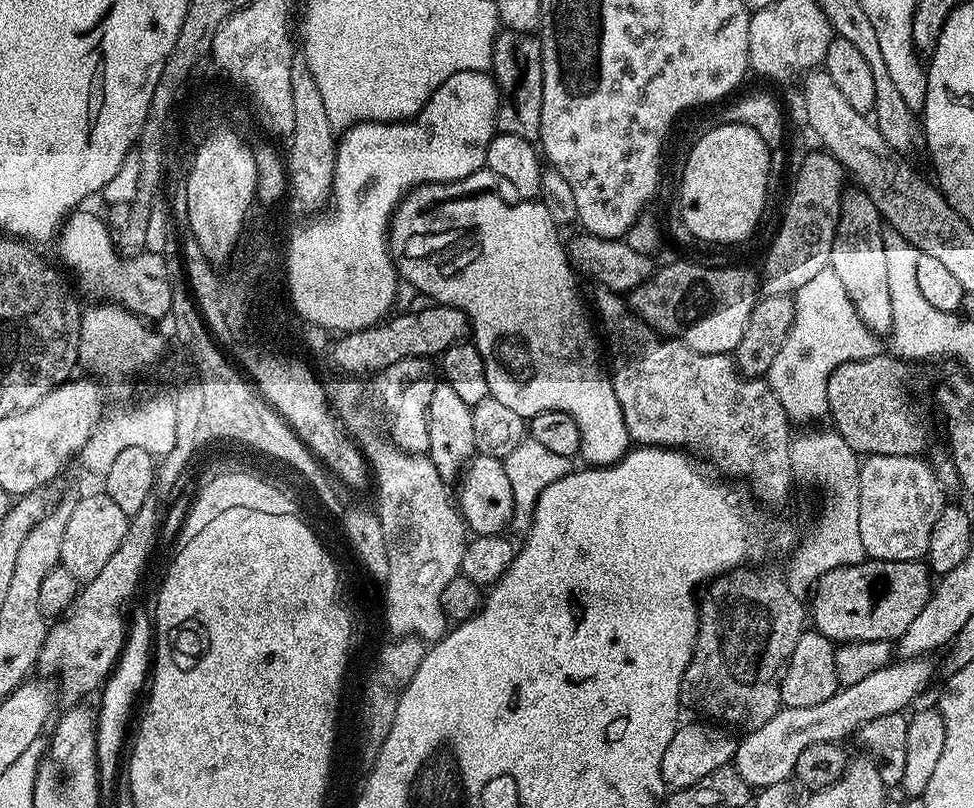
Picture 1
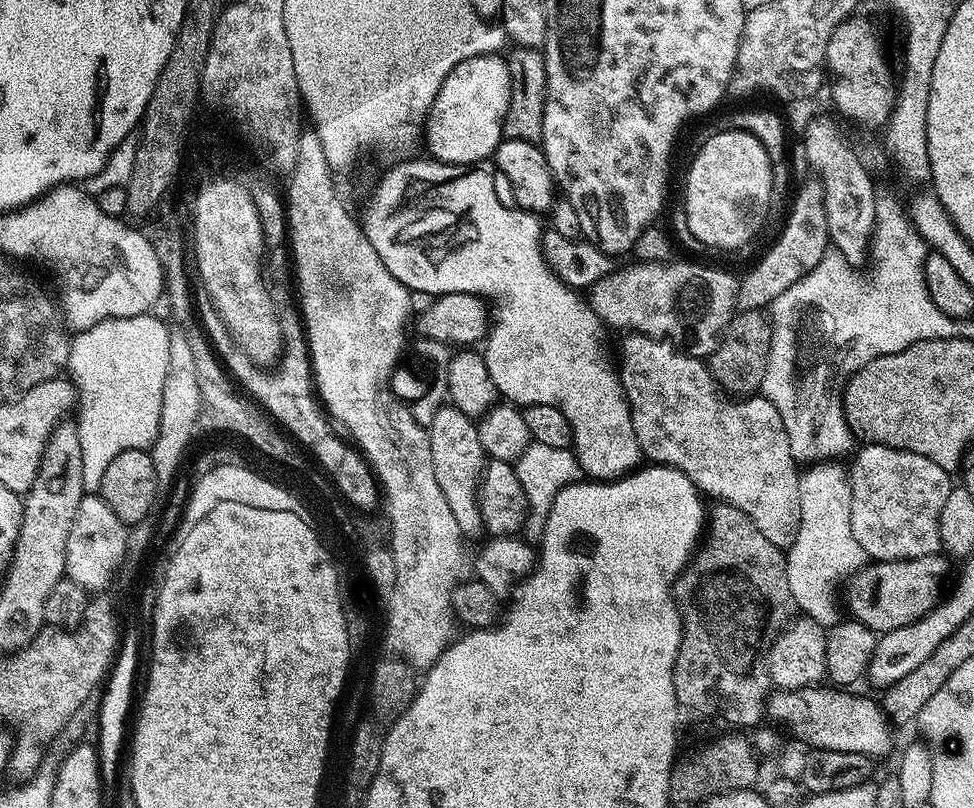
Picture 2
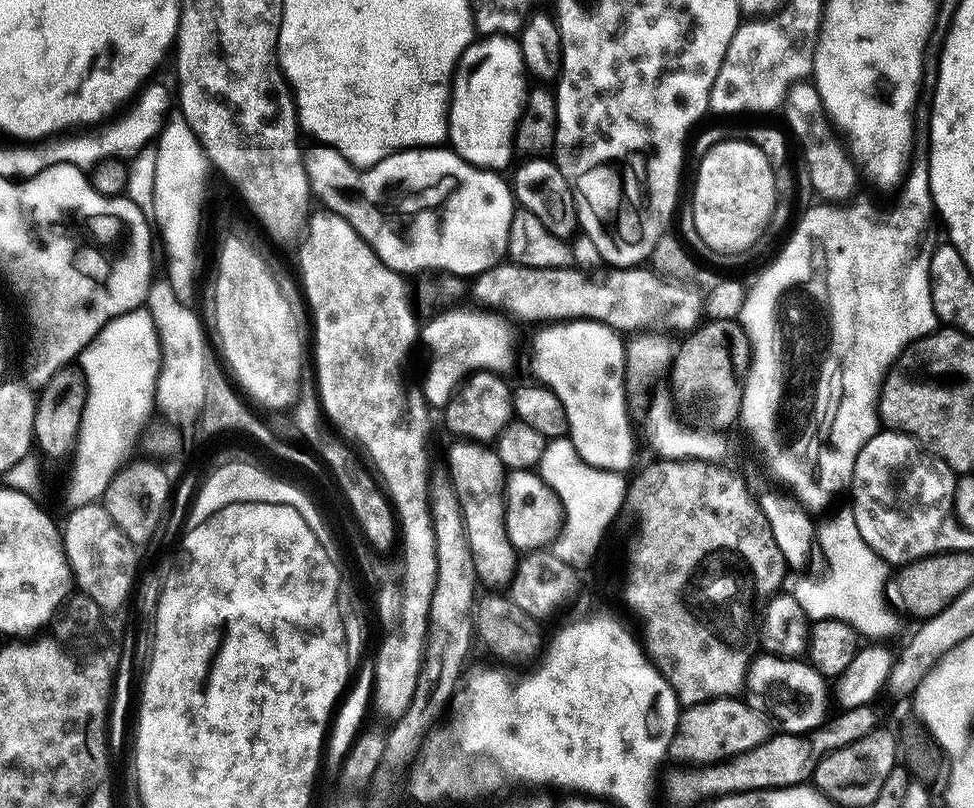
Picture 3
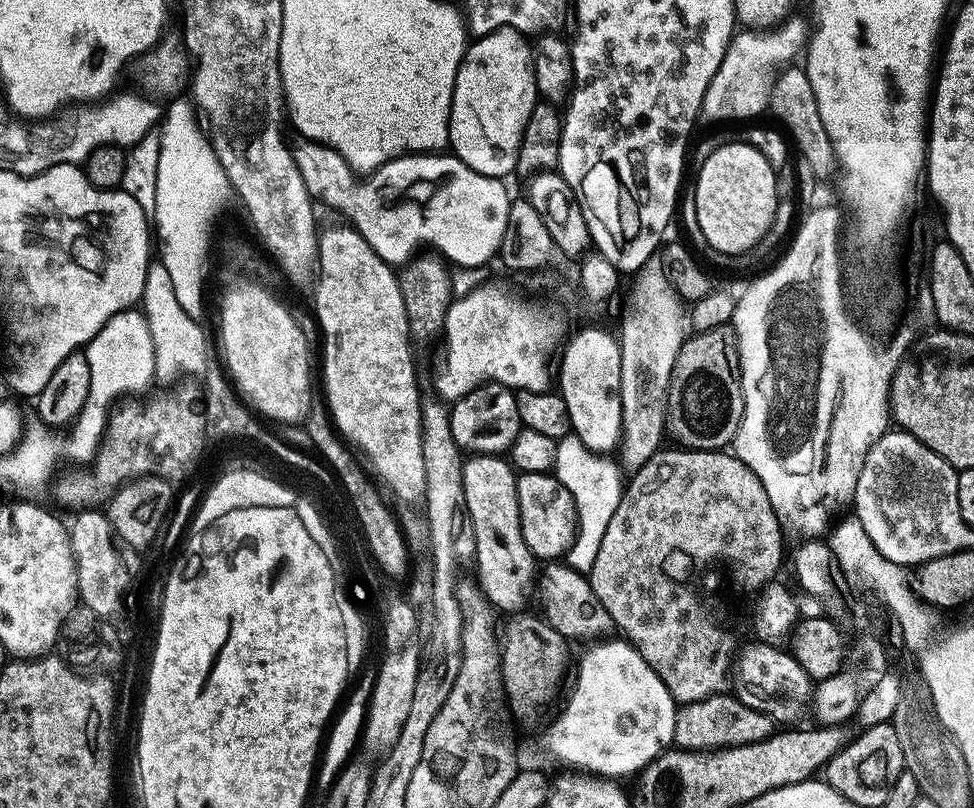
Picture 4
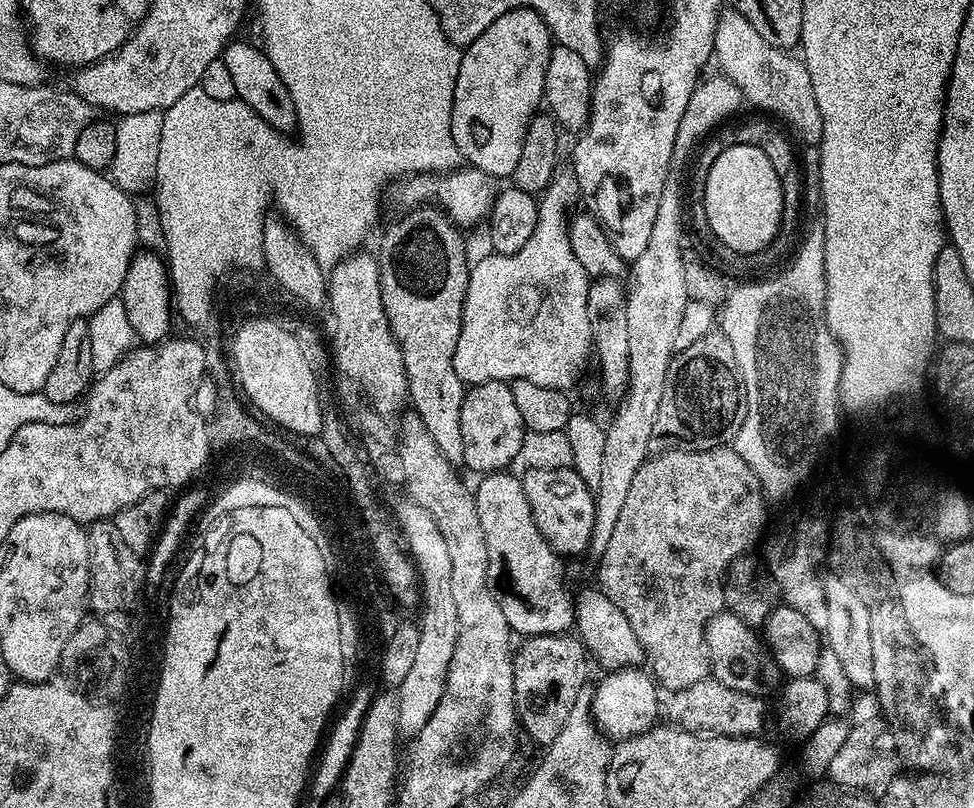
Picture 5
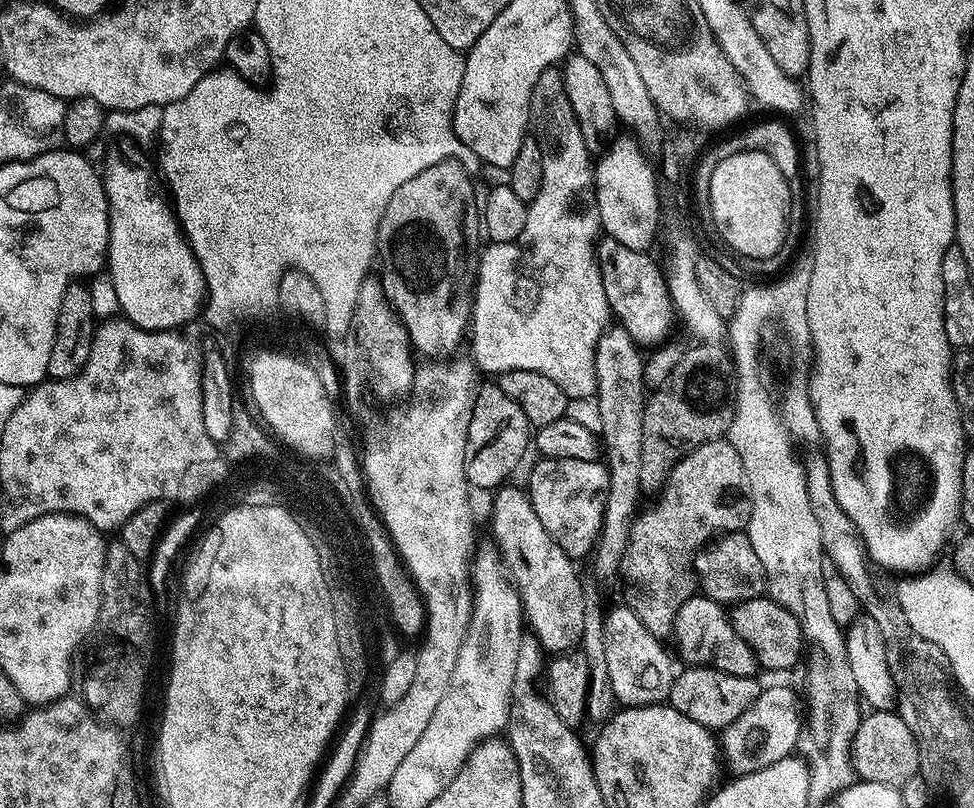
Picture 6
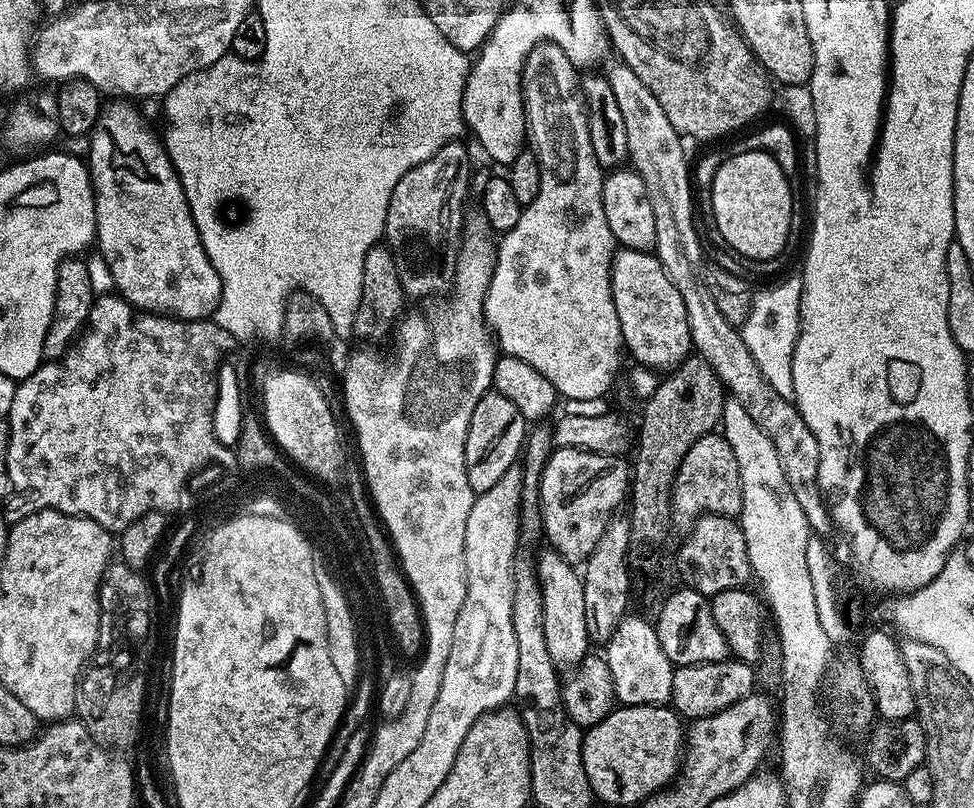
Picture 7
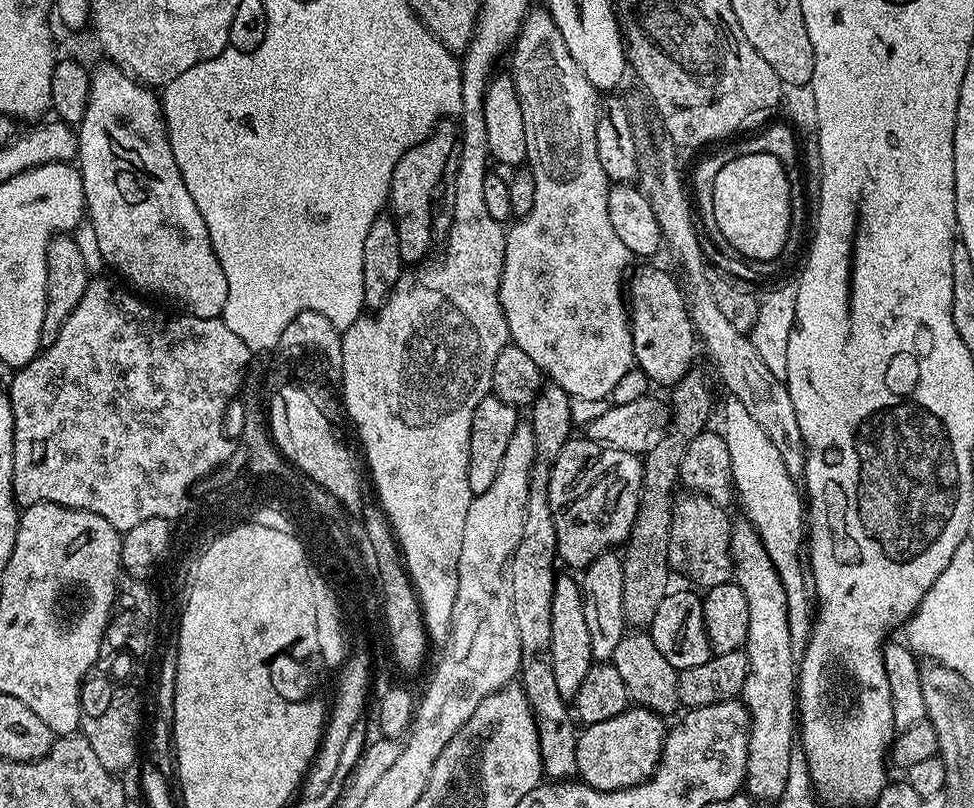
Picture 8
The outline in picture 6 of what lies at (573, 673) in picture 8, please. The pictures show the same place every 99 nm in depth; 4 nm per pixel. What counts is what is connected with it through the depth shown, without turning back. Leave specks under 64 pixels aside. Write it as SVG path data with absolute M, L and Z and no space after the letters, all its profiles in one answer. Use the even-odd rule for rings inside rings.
M523 487L495 489L492 500L492 536L495 549L499 553L499 563L511 581L520 599L523 613L531 635L544 647L545 653L563 654L575 649L581 643L584 633L584 584L576 573L573 557L568 556L546 534L527 491Z

